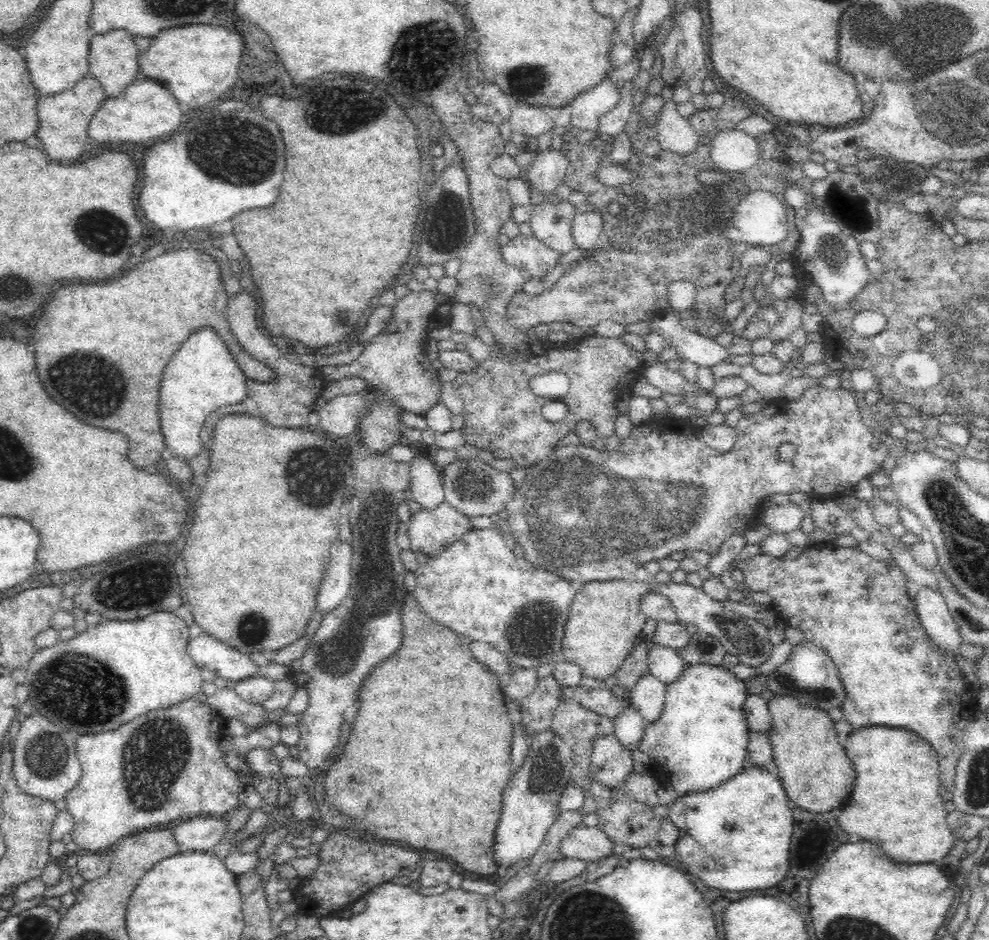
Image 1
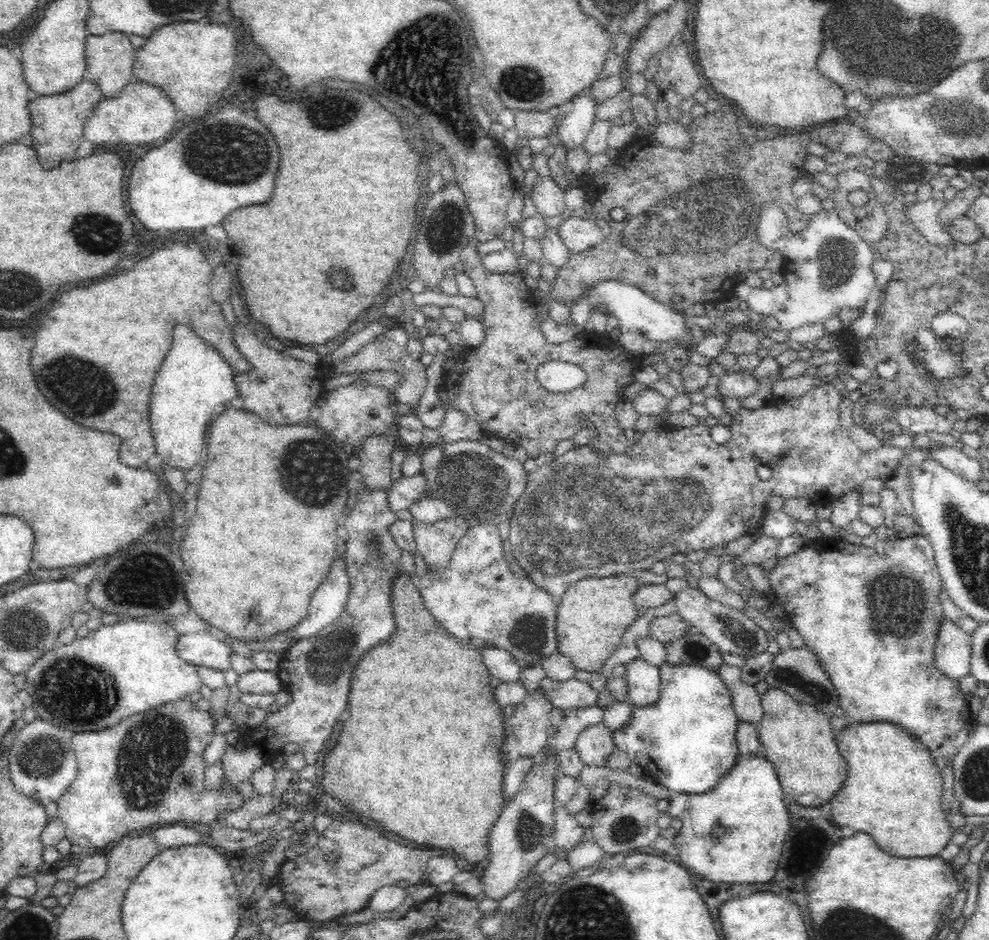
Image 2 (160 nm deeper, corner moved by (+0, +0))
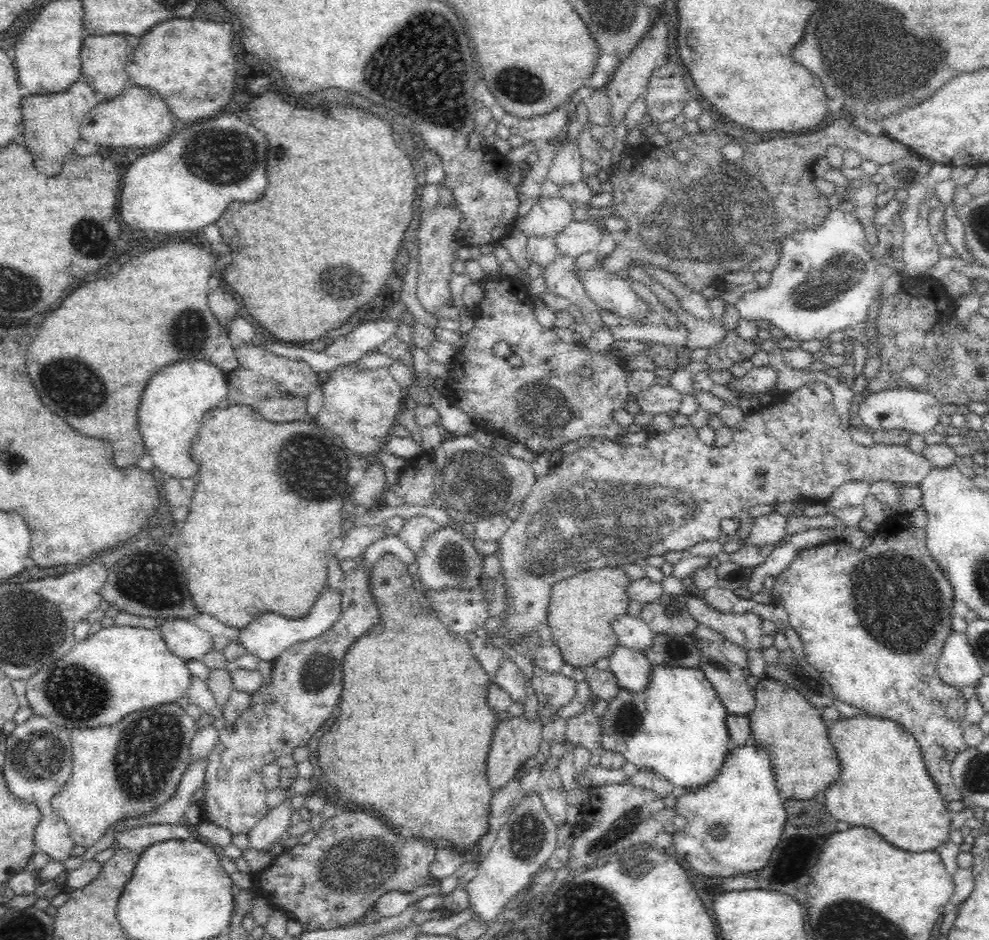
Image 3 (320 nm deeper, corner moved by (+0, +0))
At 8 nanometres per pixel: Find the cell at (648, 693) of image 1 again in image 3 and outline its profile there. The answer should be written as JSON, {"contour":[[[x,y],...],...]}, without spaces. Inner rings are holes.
{"contour":[[[620,644],[604,659],[604,667],[614,673],[616,682],[632,692],[640,692],[648,686],[648,676],[653,664],[648,662],[642,651],[622,647]]]}

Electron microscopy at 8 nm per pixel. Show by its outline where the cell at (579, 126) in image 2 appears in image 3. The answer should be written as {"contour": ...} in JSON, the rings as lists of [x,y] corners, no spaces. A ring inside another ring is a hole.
{"contour":[[[577,144],[561,146],[553,158],[547,172],[547,178],[560,188],[566,188],[568,185],[578,185],[580,180],[583,180],[582,161],[583,158],[580,156]]]}

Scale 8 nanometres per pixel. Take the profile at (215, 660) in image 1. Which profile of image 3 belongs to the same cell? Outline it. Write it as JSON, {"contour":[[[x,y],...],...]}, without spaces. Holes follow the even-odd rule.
{"contour":[[[166,619],[157,627],[166,646],[176,656],[186,660],[201,660],[212,650],[211,635],[184,619]]]}

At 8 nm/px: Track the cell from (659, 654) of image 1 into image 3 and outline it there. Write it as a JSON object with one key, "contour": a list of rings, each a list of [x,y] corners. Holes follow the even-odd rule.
{"contour":[[[620,614],[612,620],[611,628],[622,647],[640,651],[652,644],[653,633],[639,616]]]}

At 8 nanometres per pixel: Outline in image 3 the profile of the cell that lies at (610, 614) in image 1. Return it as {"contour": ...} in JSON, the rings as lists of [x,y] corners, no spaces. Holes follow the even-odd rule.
{"contour":[[[604,566],[604,568],[583,570],[578,575],[560,580],[552,586],[550,600],[548,600],[546,608],[545,631],[559,646],[564,663],[579,668],[588,665],[600,665],[604,662],[605,657],[619,645],[618,637],[612,631],[611,622],[616,616],[628,613],[628,602],[631,598],[626,592],[626,588],[628,588],[630,582],[631,580],[623,567]]]}

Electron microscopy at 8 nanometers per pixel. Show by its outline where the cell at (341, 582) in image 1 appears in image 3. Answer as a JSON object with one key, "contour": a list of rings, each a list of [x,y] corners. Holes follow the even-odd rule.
{"contour":[[[326,586],[318,595],[307,616],[296,620],[289,620],[288,617],[281,616],[281,614],[276,612],[264,612],[259,618],[250,622],[248,626],[234,630],[231,638],[244,645],[246,652],[258,656],[260,660],[272,662],[277,656],[280,656],[280,653],[284,652],[289,646],[292,646],[292,644],[316,638],[332,627],[332,624],[335,624],[339,618],[340,612],[342,612],[340,604],[341,595],[338,589],[328,589],[328,586]]]}

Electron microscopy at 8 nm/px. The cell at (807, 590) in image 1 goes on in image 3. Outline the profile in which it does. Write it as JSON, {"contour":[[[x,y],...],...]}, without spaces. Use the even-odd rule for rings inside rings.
{"contour":[[[920,504],[912,512],[898,516],[898,524],[894,522],[892,526],[888,526],[887,532],[886,530],[877,530],[878,534],[874,532],[872,542],[860,549],[848,545],[844,540],[834,540],[802,548],[796,558],[782,572],[774,574],[775,583],[771,589],[771,596],[773,597],[772,602],[782,605],[787,610],[789,626],[797,633],[803,643],[806,662],[810,663],[814,669],[820,672],[822,678],[830,683],[837,698],[852,706],[864,708],[866,715],[893,720],[902,725],[910,734],[913,734],[920,747],[920,755],[924,759],[928,775],[932,777],[932,782],[942,795],[942,798],[946,802],[950,802],[950,800],[960,800],[963,797],[953,783],[951,766],[955,756],[966,749],[966,745],[964,745],[964,729],[970,726],[970,722],[966,718],[967,706],[962,691],[946,684],[937,673],[937,660],[943,651],[945,640],[954,632],[950,609],[955,598],[954,587],[948,582],[948,579],[936,564],[934,557],[927,549],[926,524],[926,509]]]}

